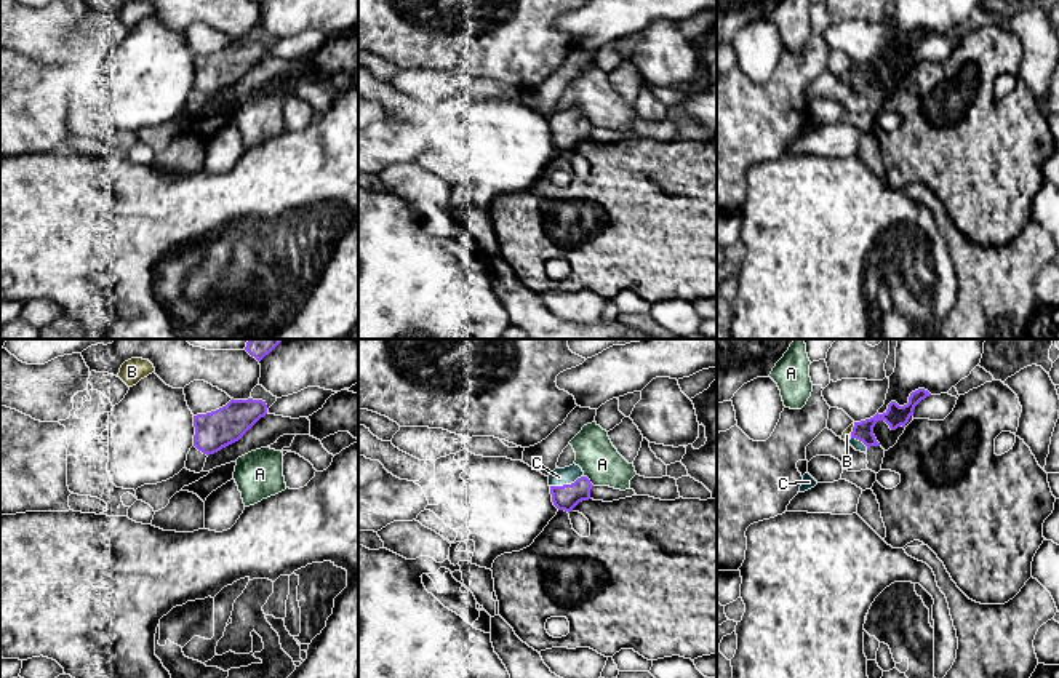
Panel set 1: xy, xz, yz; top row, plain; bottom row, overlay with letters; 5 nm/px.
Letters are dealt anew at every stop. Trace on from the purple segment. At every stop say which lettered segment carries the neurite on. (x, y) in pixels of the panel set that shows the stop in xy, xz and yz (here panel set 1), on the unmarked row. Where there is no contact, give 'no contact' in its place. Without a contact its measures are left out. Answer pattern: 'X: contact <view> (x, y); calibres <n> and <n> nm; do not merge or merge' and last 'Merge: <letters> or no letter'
A: contact xz (589, 122); calibres 130 and 200 nm; do not merge
B: contact yz (853, 72); calibres 110 and 50 nm; do not merge
C: contact xz (567, 127); calibres 130 and 90 nm; merge
Merge: C

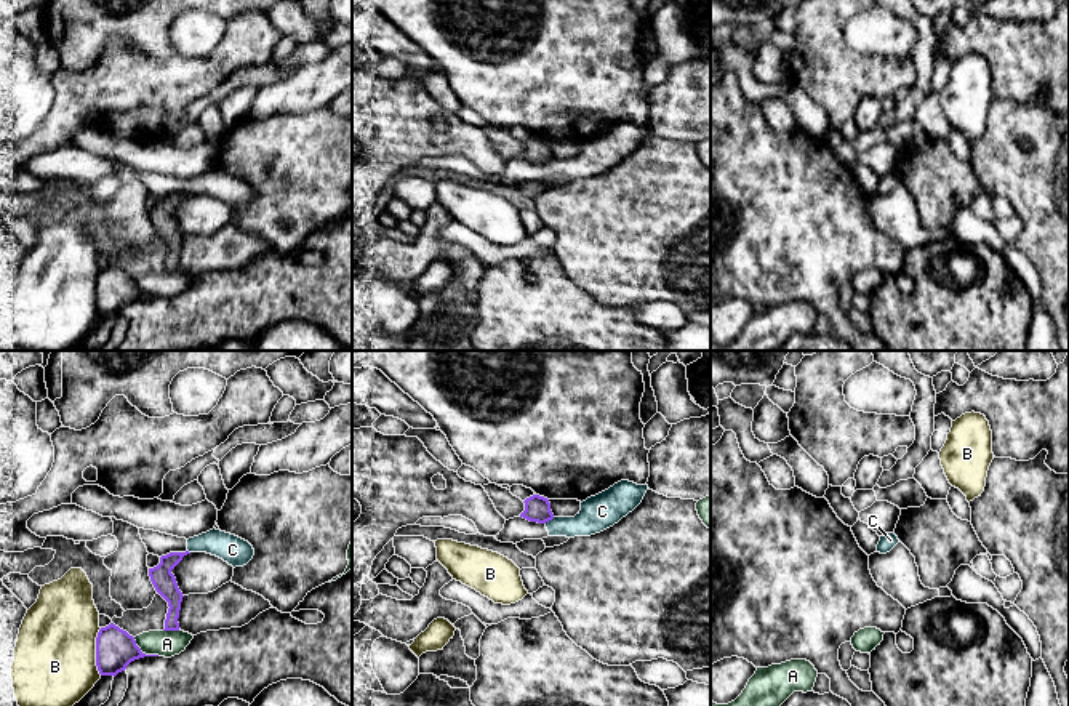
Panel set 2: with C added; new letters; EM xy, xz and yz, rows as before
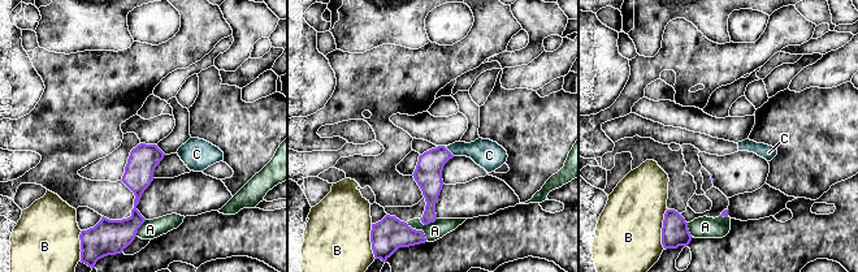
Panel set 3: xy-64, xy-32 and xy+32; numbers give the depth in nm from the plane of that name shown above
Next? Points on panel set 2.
A: contact xy (144, 295); calibres 200 and 130 nm; do not merge
B: contact xy (96, 293); calibres 200 and 420 nm; do not merge
C: contact xz (549, 160); calibres 130 and 180 nm; do not merge
Merge: no letter

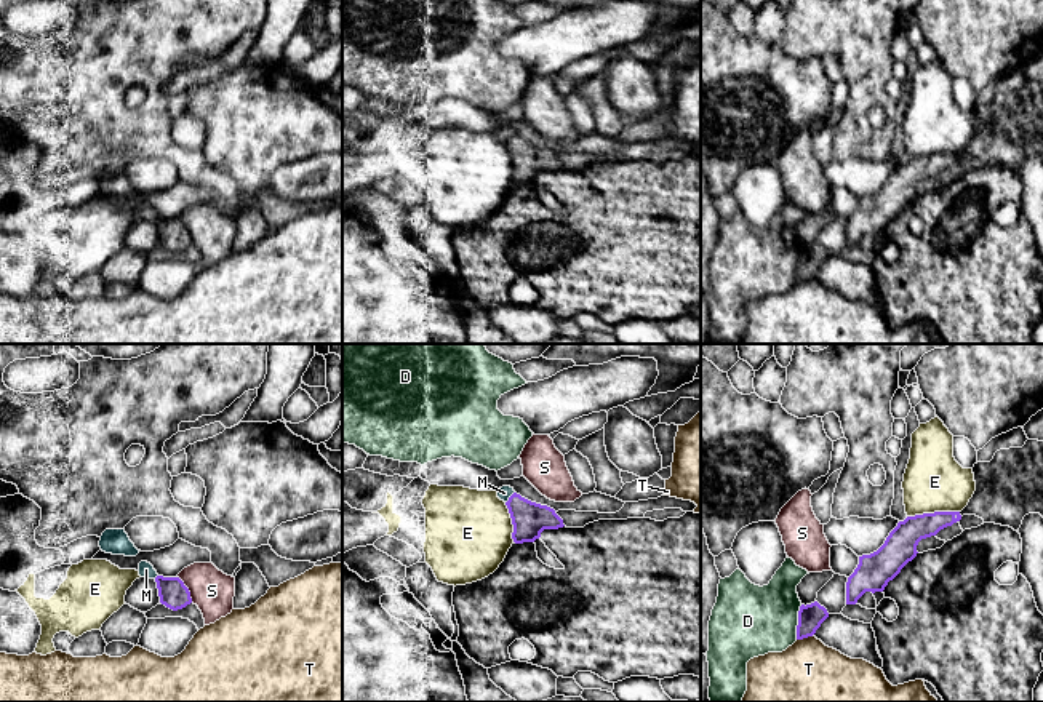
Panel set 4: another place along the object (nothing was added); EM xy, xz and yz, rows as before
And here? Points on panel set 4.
D: contact yz (799, 264); calibres 130 and 360 nm; do not merge
E: contact yz (935, 154); calibres 160 and 300 nm; do not merge
M: contact xz (509, 139); calibres 170 and 70 nm; do not merge
S: contact xy (187, 231); calibres 150 and 220 nm; do not merge
T: contact yz (803, 279); calibres 130 and 440 nm; do not merge
Merge: no letter

